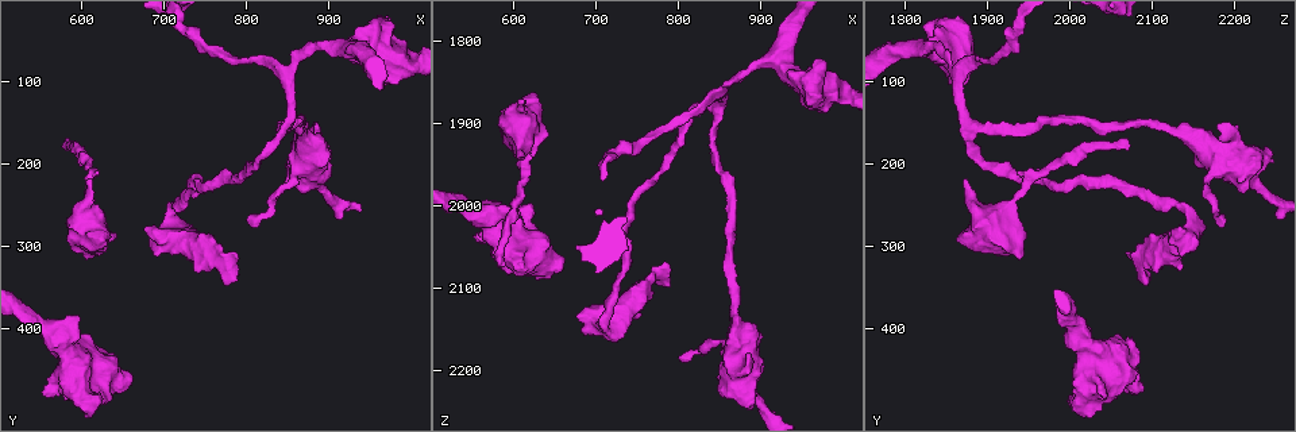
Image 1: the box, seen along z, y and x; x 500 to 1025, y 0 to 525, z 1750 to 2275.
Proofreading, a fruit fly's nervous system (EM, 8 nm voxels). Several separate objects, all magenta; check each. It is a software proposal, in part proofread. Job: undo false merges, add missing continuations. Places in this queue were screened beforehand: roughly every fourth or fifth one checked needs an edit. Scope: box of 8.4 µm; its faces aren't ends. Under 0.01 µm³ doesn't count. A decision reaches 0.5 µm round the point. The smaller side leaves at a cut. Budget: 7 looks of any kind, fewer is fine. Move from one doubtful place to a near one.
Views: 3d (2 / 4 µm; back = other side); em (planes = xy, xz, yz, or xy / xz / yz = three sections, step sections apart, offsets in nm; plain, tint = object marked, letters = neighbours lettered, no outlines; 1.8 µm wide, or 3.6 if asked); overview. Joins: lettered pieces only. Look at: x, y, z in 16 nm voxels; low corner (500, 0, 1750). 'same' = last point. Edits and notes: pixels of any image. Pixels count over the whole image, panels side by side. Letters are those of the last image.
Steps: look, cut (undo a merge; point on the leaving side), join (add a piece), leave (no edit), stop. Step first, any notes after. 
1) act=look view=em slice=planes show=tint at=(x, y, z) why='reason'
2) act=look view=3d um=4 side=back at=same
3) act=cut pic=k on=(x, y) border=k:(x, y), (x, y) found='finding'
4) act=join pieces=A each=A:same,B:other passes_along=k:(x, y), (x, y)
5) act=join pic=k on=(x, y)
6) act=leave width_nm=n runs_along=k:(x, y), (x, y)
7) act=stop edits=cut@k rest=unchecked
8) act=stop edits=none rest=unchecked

act=look view=em slice=xy step=16 show=letters at=(775, 345, 2090) why='free end'

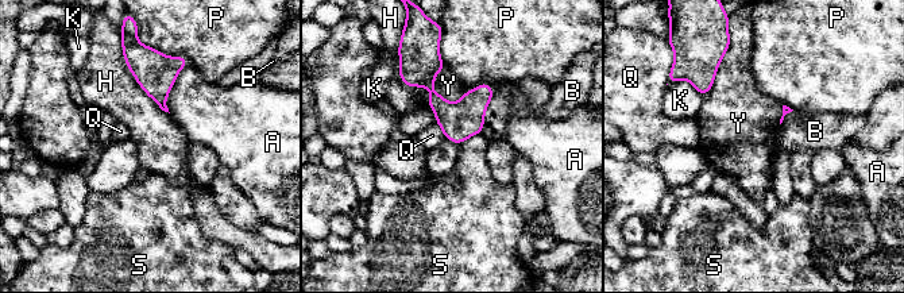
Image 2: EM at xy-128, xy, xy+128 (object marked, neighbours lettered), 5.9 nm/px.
act=look view=em slice=planes show=letters at=same why='another direction'

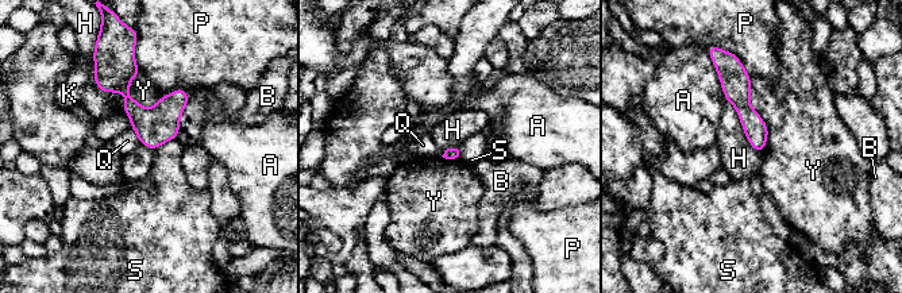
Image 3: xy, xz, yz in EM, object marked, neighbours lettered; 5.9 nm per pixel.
act=leave each=A:other,B:other,H:other,K:other,P:other,Q:other,S:other,Y:other runs_along=3:(737, 68), (737, 95), (760, 147) found='no lettered piece goes on from it'

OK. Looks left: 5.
act=look view=3d um=4 at=(610, 220, 1870) why='branch stops here'

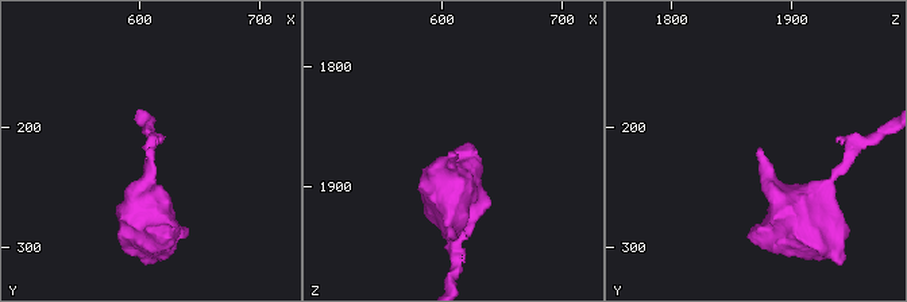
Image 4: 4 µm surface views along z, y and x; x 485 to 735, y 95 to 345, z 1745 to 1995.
act=look view=em slice=planes show=plain at=(610, 216, 1870) why='need the tissue'

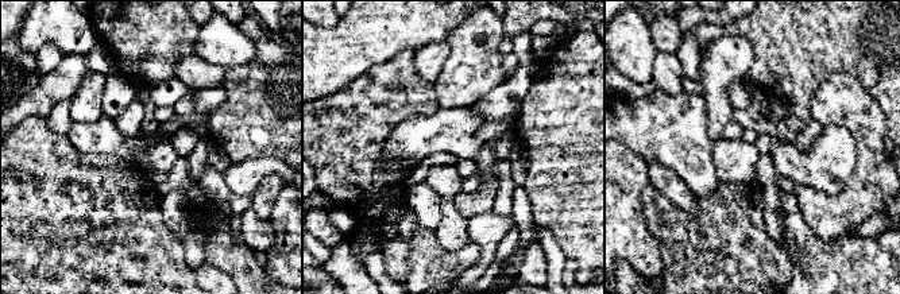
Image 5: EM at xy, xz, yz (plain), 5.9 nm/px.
act=look view=em slice=planes show=letters at=same why='what lies round it'

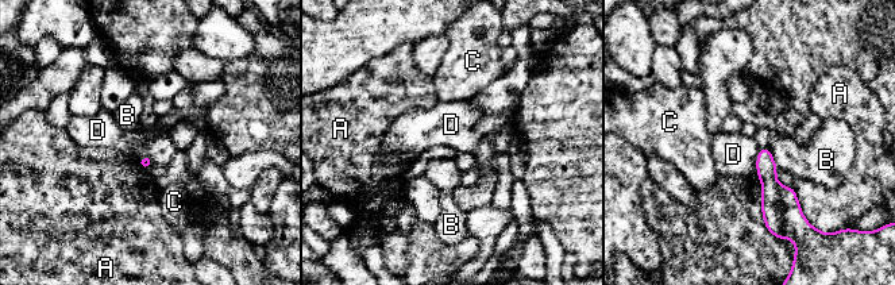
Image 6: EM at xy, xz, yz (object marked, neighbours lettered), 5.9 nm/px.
act=leave each=A:other,B:other,C:other,D:other border=6:(760, 147), (756, 156), (755, 174) found='none of them fits'

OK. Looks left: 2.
act=look view=3d um=4 at=(920, 60, 1820) why='thick turns thin'

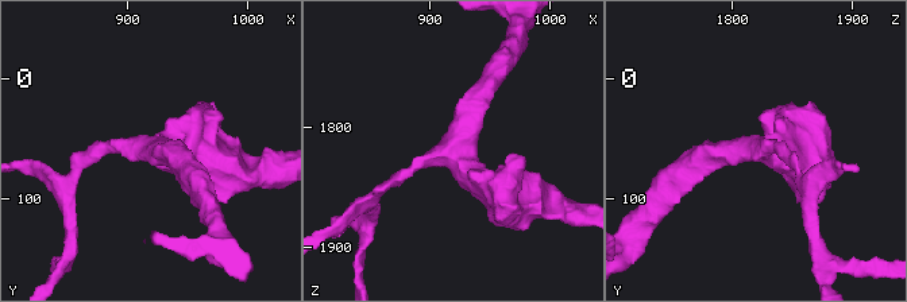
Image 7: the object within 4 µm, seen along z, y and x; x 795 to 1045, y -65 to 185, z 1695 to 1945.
act=look view=em slice=planes show=letters at=(920, 60, 1824) arms=3 why='shape alone is not enough'

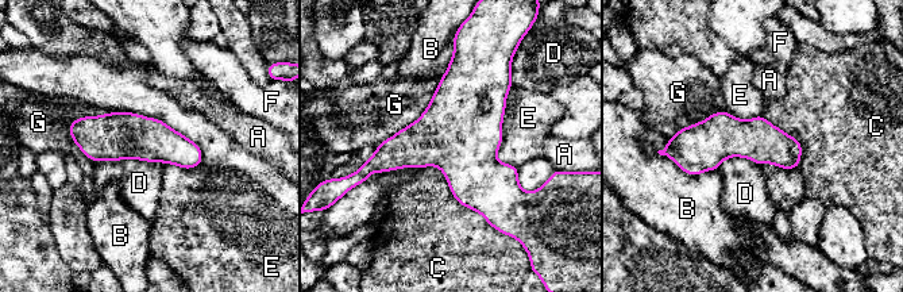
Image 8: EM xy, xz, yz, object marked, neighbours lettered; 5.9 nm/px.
act=leave each=A:other,B:other,C:other,D:other,E:other,F:other,G:other border=8:(93, 161), (138, 158), (163, 164) found='all the same neuron'

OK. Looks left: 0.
act=stop edits=none rest=unchecked

